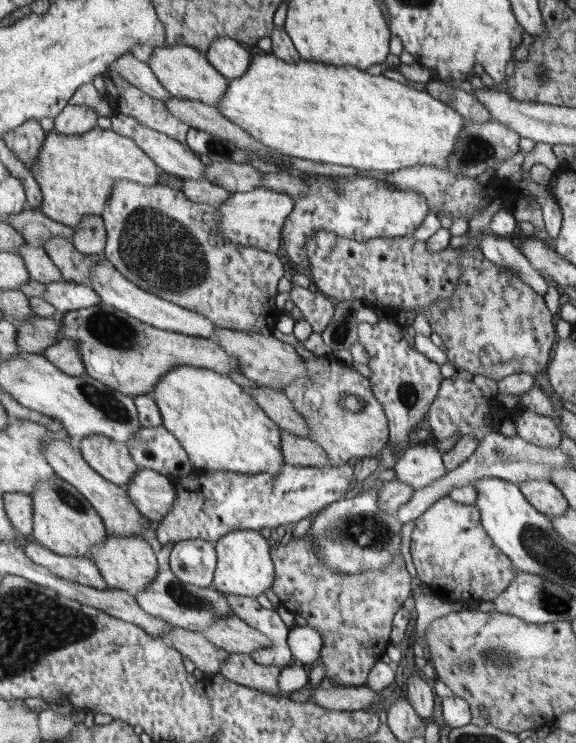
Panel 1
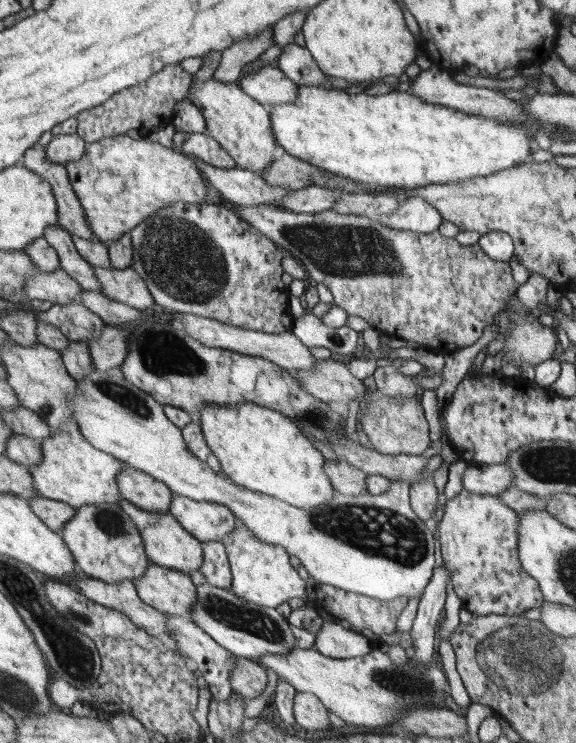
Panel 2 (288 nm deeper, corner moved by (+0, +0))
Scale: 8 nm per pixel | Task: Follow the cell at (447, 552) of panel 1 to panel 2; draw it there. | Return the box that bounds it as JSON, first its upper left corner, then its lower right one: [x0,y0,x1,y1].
[439,490,543,616]

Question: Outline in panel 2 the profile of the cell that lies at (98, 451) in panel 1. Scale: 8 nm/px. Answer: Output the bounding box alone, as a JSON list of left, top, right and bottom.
[117,466,173,512]

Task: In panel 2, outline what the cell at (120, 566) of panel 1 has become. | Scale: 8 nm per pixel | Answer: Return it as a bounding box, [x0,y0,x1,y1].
[131,562,199,620]

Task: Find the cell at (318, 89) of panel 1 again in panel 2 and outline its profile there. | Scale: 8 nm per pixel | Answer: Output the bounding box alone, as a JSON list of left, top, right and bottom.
[271,86,531,190]

